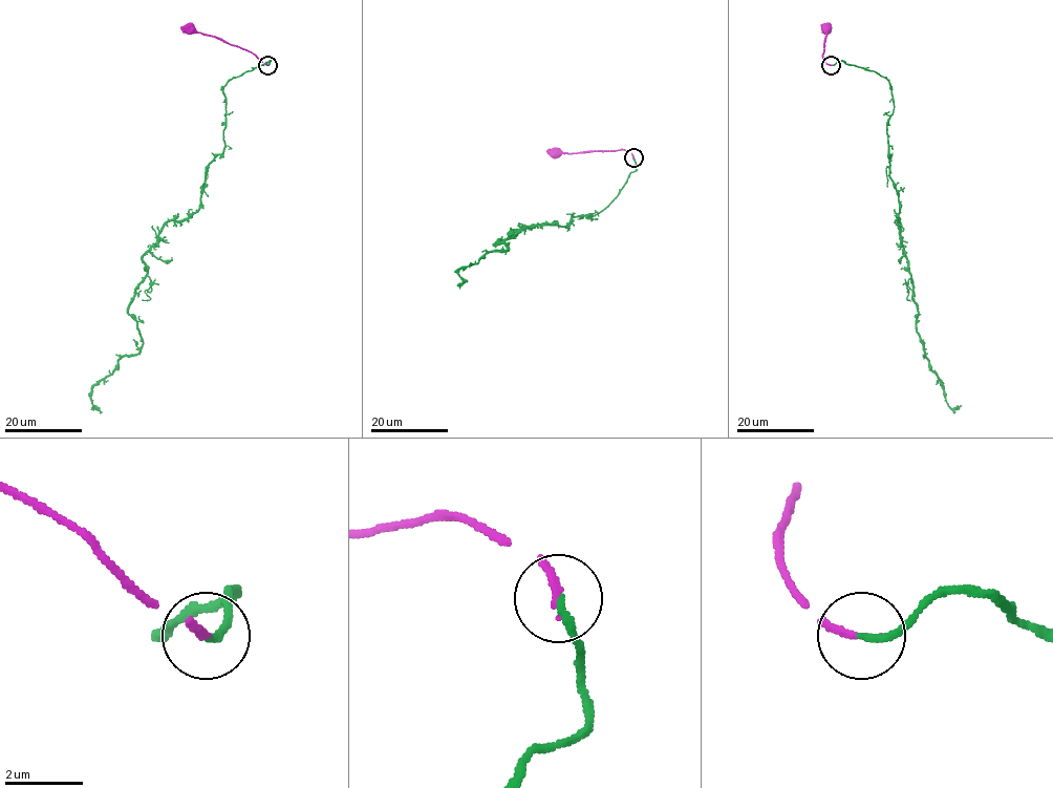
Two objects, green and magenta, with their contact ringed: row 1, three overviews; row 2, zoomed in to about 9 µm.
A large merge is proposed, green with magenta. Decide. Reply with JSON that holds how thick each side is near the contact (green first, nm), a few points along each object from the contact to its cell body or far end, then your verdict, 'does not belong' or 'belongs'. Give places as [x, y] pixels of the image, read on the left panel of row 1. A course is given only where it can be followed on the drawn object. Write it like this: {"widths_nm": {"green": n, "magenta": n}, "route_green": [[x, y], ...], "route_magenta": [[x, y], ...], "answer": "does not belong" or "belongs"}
{"widths_nm": {"green": 190, "magenta": 180}, "route_green": [[266, 65], [223, 87], [224, 150], [199, 208], [142, 258], [128, 309], [141, 349], [93, 405]], "route_magenta": [[266, 65], [252, 52], [180, 27]], "answer": "belongs"}

